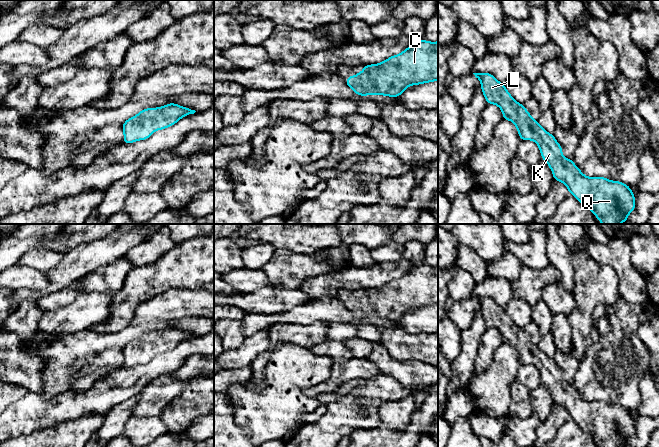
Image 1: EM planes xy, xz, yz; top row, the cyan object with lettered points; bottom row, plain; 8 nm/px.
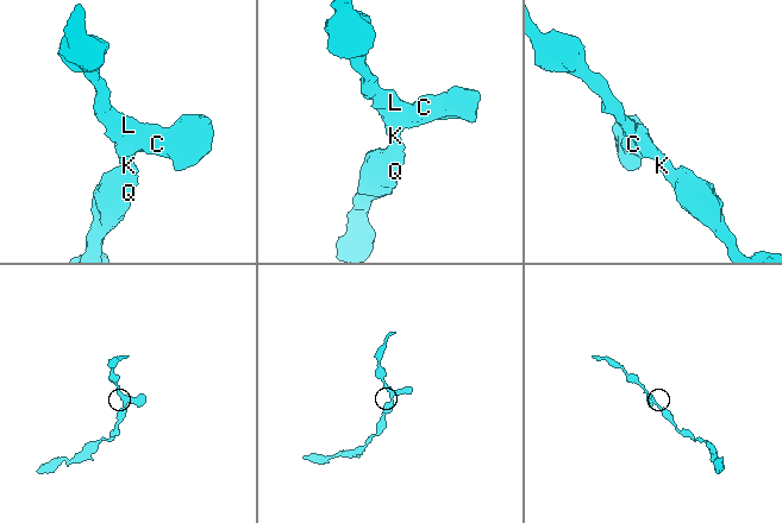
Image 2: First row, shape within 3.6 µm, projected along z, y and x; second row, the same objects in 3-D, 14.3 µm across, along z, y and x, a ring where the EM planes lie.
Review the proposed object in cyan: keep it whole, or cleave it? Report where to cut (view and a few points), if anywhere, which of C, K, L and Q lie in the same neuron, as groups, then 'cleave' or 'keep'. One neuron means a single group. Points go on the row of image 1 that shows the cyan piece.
no cut; C K L Q; keep

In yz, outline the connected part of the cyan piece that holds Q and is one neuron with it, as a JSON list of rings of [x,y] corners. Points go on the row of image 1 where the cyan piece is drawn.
[[[486,72],[473,74],[481,82],[487,104],[496,104],[502,110],[503,118],[514,122],[521,140],[537,143],[554,180],[564,183],[570,194],[591,210],[602,224],[627,221],[628,214],[635,209],[635,197],[628,185],[605,177],[585,176],[573,160],[563,156],[554,135],[540,126],[523,104],[514,100],[504,84]]]

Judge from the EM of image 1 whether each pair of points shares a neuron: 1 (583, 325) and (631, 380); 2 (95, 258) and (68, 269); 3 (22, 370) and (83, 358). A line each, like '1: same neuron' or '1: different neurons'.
1: different neurons
2: same neuron
3: different neurons

